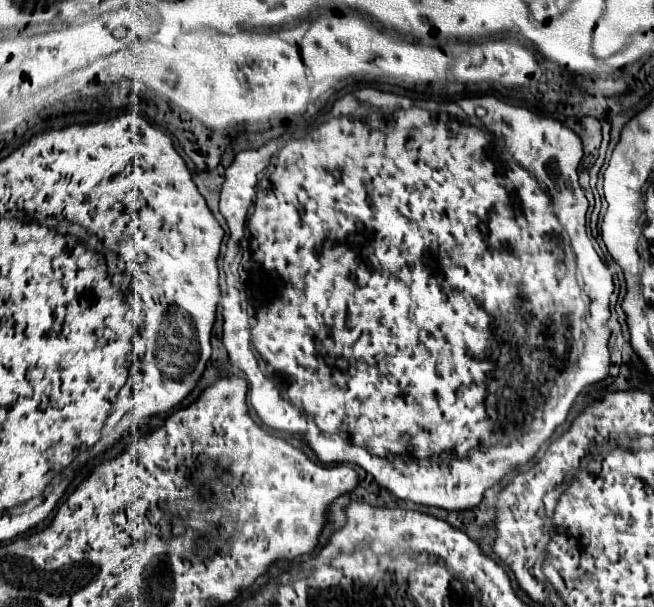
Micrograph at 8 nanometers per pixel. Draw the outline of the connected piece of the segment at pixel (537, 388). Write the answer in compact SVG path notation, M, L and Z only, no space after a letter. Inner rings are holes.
M360 89L360 91L366 91L366 93L356 93L356 95L370 95L366 99L370 111L350 111L350 97L354 99L356 105L360 105L358 97L350 93L344 99L336 101L330 113L320 115L314 129L306 131L302 137L286 139L274 157L272 157L272 141L270 141L256 151L240 151L234 157L232 165L224 171L224 183L220 193L220 203L222 203L220 213L226 219L222 226L226 227L228 223L230 239L228 239L228 251L226 251L223 237L219 259L225 253L230 253L224 261L226 265L236 263L234 259L242 256L240 241L246 231L246 219L252 203L254 203L254 213L248 219L250 243L246 247L246 253L240 265L240 278L239 274L238 277L222 277L222 275L219 277L222 298L225 298L222 311L222 317L224 317L222 341L230 353L232 363L246 375L250 383L250 403L256 409L262 423L266 423L272 429L302 435L322 463L350 461L360 465L366 473L370 473L378 481L378 485L390 489L396 497L404 501L412 501L418 505L434 505L434 507L454 509L454 511L470 509L478 505L482 501L484 491L496 486L494 483L498 483L512 467L513 471L497 486L508 485L518 471L532 467L534 464L528 461L536 455L540 445L550 439L554 429L566 421L568 411L574 399L578 397L578 393L582 393L582 389L586 389L588 385L594 385L606 379L610 371L608 319L610 319L610 295L614 291L614 281L608 267L604 265L604 261L600 261L598 253L594 251L590 225L586 225L588 199L582 187L578 185L578 173L576 173L578 163L582 159L582 143L580 143L580 137L568 127L564 127L560 121L538 115L524 107L506 105L494 95L475 96L468 99L470 103L470 125L468 125L468 123L460 123L456 117L450 117L446 113L434 113L420 107L402 109L398 107L396 95L394 99L390 97L384 103L380 91L378 93L374 93L374 89ZM474 107L486 109L486 115L480 119L480 123L477 119L472 123L472 118L475 117ZM582 319L586 321L586 329L584 329L584 347L580 351ZM264 375L274 380L276 385L280 385L290 399L286 399L282 391Z

